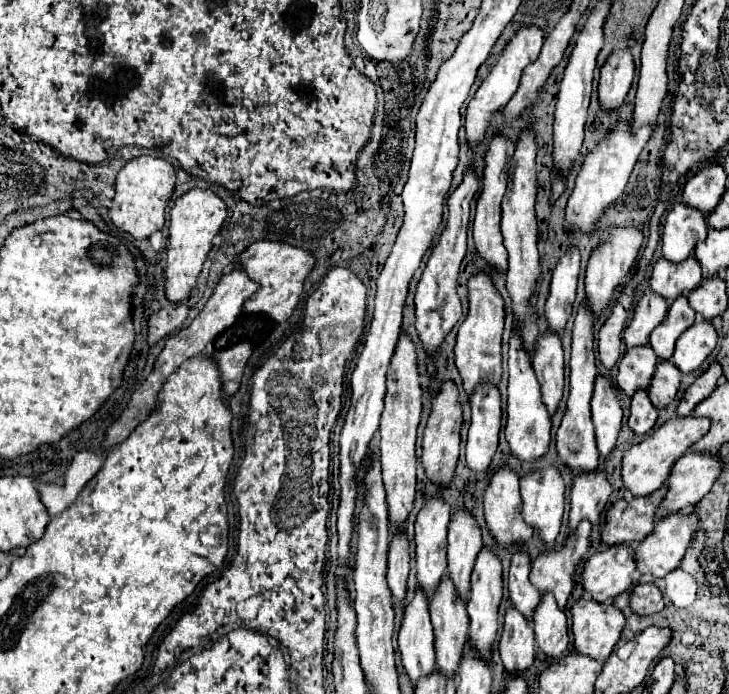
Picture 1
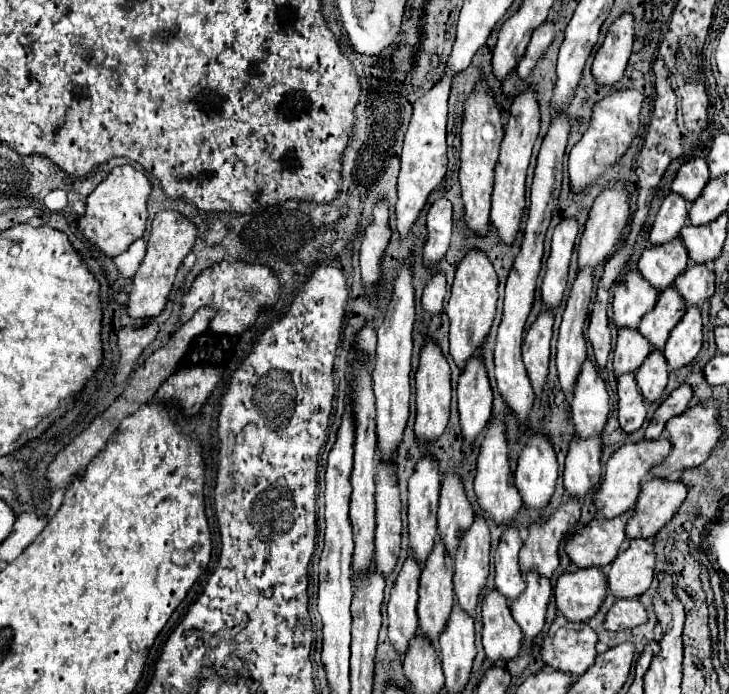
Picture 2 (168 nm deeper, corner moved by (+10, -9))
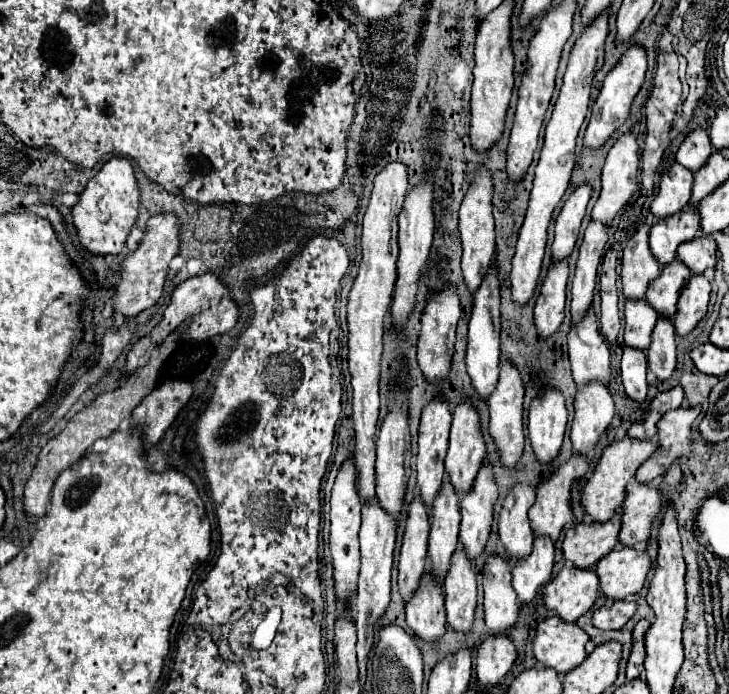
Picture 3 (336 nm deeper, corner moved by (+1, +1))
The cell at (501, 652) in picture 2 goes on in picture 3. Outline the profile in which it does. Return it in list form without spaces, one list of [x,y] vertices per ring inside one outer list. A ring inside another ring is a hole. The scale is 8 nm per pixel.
[[[492,555],[484,563],[484,613],[490,633],[508,633],[518,619],[518,599],[512,587],[510,563]]]

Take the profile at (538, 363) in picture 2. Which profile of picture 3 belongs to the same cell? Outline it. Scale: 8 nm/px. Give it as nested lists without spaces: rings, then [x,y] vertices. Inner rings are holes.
[[[568,259],[552,261],[534,307],[536,329],[542,337],[552,335],[564,319],[566,279],[568,279]]]

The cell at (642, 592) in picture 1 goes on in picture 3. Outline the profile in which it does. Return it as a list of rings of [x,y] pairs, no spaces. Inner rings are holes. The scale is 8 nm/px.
[[[634,599],[614,601],[614,603],[604,605],[598,611],[594,611],[592,625],[596,629],[602,629],[602,631],[616,631],[628,623],[628,619],[634,615],[634,611],[636,611]]]

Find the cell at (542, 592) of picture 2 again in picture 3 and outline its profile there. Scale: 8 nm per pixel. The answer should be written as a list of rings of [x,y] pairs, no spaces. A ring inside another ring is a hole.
[[[534,537],[532,553],[512,567],[512,583],[522,603],[536,599],[538,589],[550,581],[554,567],[554,543],[550,537]]]

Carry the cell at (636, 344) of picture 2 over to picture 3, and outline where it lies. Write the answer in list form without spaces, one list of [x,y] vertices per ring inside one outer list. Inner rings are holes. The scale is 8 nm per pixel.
[[[626,299],[624,303],[624,321],[626,321],[624,343],[634,349],[648,349],[656,319],[658,319],[658,313],[646,299],[642,301]]]

